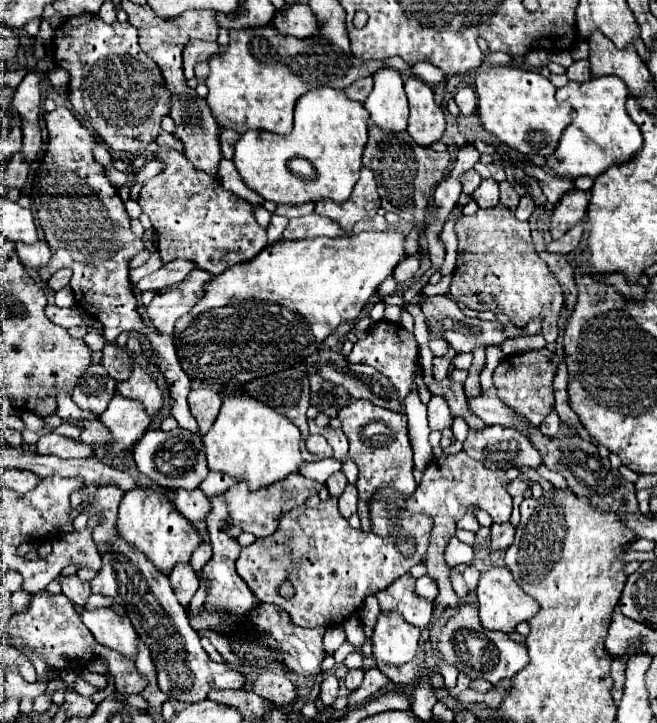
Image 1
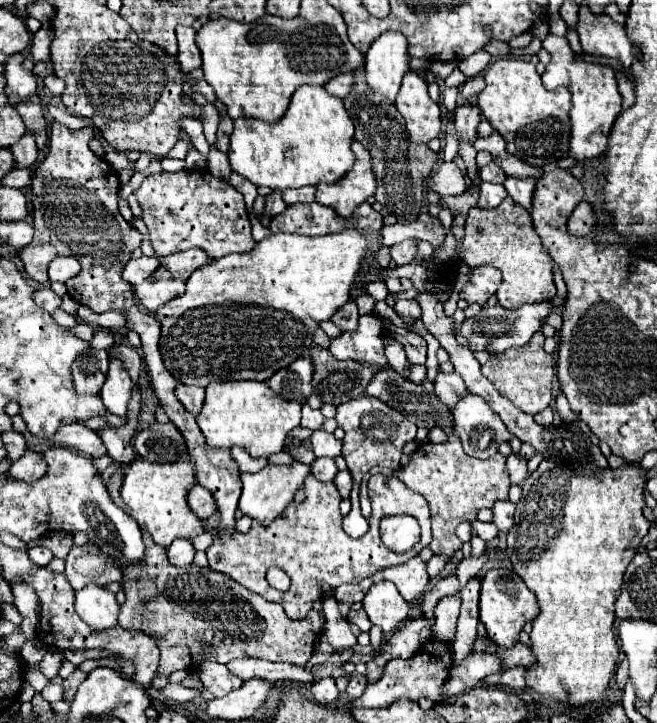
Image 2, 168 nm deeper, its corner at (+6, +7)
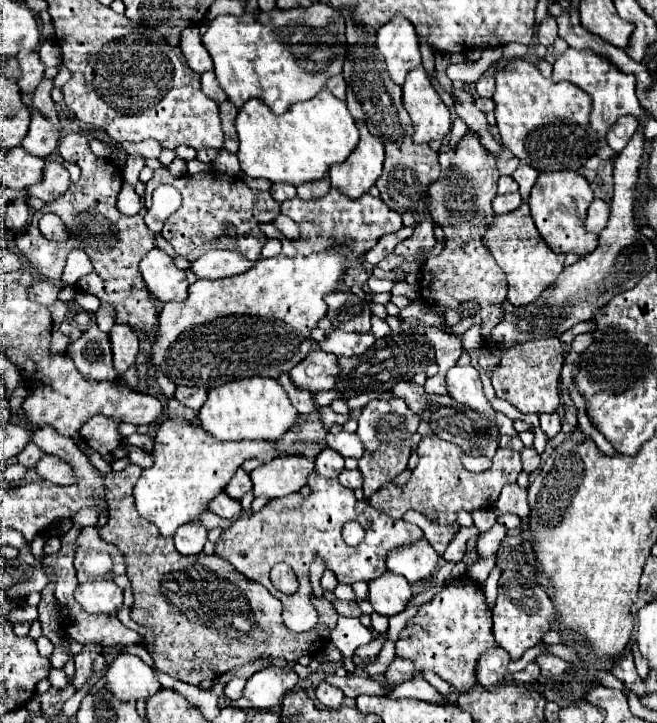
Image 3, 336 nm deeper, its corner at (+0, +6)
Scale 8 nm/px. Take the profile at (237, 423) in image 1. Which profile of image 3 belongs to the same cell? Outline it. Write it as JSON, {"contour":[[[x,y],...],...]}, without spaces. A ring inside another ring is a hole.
{"contour":[[[246,378],[212,388],[198,412],[198,420],[218,440],[280,440],[298,424],[298,410],[274,378]]]}

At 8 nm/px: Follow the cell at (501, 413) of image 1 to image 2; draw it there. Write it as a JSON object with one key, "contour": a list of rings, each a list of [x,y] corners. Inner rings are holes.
{"contour":[[[438,371],[436,379],[434,379],[434,393],[438,395],[438,399],[440,399],[444,405],[454,407],[456,401],[462,397],[464,391],[466,391],[466,385],[464,385],[464,381],[460,379],[458,373],[446,375],[446,373],[440,373],[440,371]]]}

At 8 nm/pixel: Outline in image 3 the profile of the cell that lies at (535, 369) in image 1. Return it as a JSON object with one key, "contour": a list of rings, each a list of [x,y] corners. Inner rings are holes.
{"contour":[[[540,338],[534,342],[524,342],[504,350],[500,364],[492,372],[492,386],[498,398],[508,400],[516,406],[522,414],[542,414],[542,412],[556,412],[560,404],[560,390],[558,378],[562,370],[562,344],[554,338]]]}

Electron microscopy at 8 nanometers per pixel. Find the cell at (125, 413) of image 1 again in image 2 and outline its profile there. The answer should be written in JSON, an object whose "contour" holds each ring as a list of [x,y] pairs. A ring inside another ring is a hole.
{"contour":[[[110,359],[110,371],[108,371],[106,383],[100,391],[100,397],[102,397],[104,405],[110,405],[110,413],[126,417],[132,387],[134,387],[134,381],[130,379],[122,361],[120,359]]]}

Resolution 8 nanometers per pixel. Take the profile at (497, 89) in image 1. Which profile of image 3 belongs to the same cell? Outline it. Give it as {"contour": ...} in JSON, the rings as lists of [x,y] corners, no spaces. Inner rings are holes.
{"contour":[[[516,58],[496,72],[494,114],[500,138],[506,150],[510,150],[522,164],[528,164],[540,172],[554,170],[580,170],[582,164],[596,154],[598,140],[590,130],[590,96],[570,82],[554,82],[544,78],[536,64]]]}

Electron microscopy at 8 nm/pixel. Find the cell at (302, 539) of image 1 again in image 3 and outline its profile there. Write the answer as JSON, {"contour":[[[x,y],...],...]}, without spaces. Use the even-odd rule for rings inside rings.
{"contour":[[[312,472],[308,476],[308,486],[312,490],[308,498],[290,494],[280,500],[270,500],[262,510],[254,514],[240,516],[236,522],[232,522],[230,528],[222,530],[222,536],[216,542],[214,550],[218,558],[230,562],[248,580],[266,586],[268,592],[282,602],[282,618],[292,632],[306,632],[318,622],[310,586],[310,564],[316,558],[320,558],[326,570],[332,570],[342,584],[354,584],[360,580],[370,582],[386,572],[386,556],[392,550],[416,544],[424,538],[424,532],[418,526],[404,520],[392,520],[372,506],[370,516],[358,516],[358,500],[354,498],[354,492],[350,488],[344,488],[338,480],[328,480]],[[346,520],[356,520],[366,530],[366,536],[358,546],[348,546],[342,540],[342,526]],[[278,562],[288,564],[300,582],[298,592],[292,596],[278,592],[270,582],[270,568]]]}

